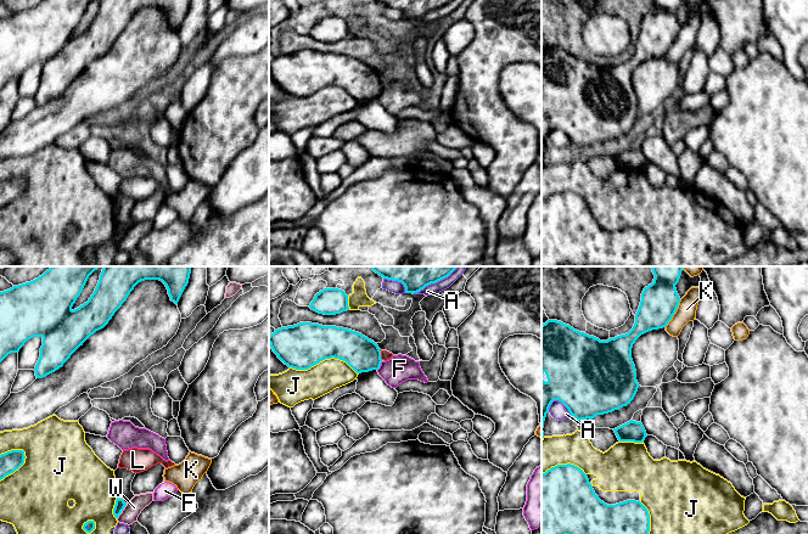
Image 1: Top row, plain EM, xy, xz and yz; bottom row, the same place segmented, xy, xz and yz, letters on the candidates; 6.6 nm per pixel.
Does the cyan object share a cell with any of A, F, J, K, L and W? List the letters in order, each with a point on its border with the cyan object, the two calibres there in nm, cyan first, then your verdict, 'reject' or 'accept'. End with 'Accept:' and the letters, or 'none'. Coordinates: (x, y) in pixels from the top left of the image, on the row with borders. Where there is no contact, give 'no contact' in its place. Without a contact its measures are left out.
A: contact xz (435, 282); calibres 280 and 80 nm; reject
F: contact xz (380, 365); calibres 220 and 180 nm; reject
J: contact xz (324, 359); calibres 300 and 220 nm; reject
K: contact yz (674, 313); calibres 240 and 130 nm; reject
L: contact xz (380, 354); calibres 220 and 70 nm; reject
W: contact xy (122, 510); calibres 70 and 110 nm; reject
Accept: none

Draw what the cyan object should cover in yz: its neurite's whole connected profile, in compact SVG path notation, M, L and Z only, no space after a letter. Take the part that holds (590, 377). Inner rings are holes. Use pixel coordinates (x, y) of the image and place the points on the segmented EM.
M651 266L653 282L644 288L633 328L625 333L600 341L557 320L542 325L542 440L544 421L554 400L561 401L578 421L619 410L634 399L639 383L632 359L632 348L644 333L663 328L675 314L680 297L675 285L683 266Z

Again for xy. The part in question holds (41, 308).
M51 266L38 279L0 292L0 362L11 353L18 353L24 343L33 337L41 337L40 358L35 365L37 378L46 377L55 372L71 358L71 355L96 331L103 328L114 313L127 300L134 287L145 280L162 281L170 297L178 304L185 287L189 283L192 266ZM102 269L99 283L86 303L77 309L72 309L80 296L89 276Z

